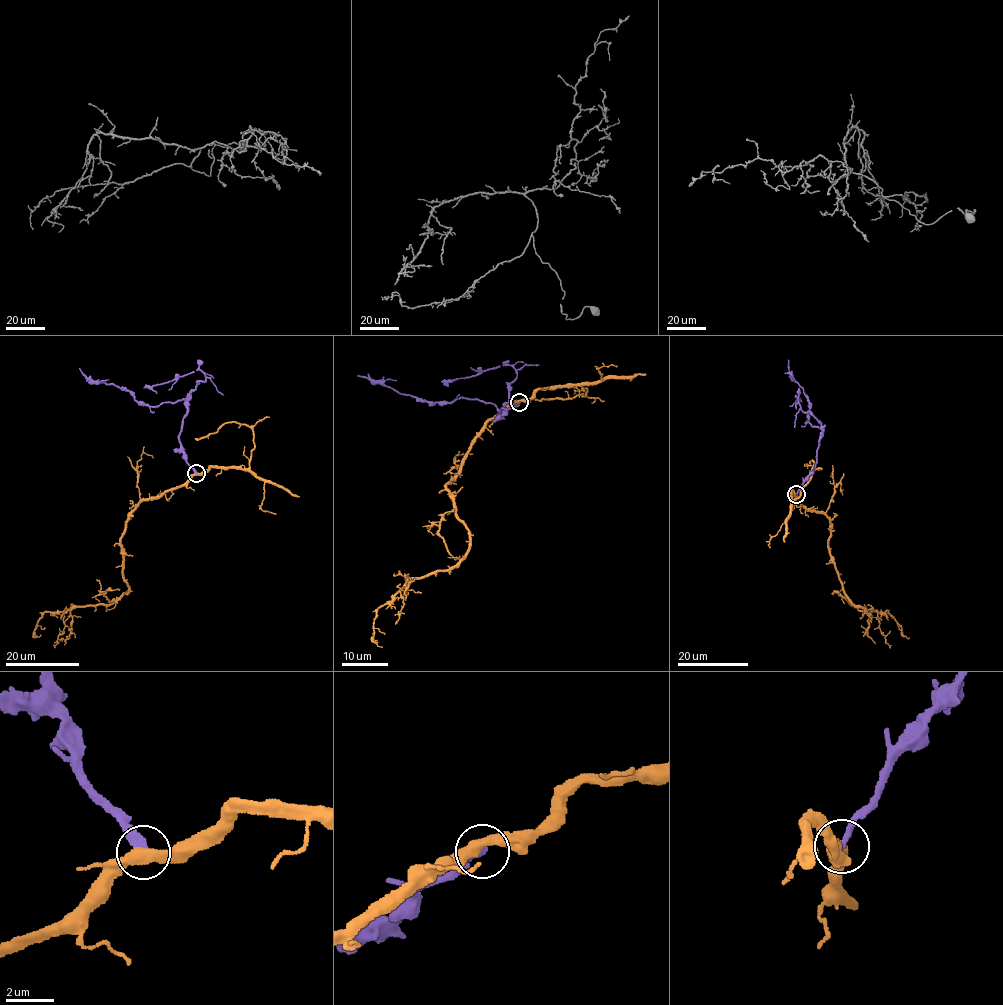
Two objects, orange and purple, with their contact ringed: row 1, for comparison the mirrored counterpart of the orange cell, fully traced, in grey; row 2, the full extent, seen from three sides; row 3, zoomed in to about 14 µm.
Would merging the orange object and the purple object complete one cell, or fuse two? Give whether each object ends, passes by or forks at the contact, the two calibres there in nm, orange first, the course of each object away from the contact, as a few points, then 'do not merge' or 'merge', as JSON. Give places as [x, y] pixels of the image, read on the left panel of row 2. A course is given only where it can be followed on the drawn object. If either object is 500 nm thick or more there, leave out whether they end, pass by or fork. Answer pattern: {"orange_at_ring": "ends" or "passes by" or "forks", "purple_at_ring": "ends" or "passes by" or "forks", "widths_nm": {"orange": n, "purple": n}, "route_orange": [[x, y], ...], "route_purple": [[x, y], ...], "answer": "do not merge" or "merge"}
{"orange_at_ring": "passes by", "purple_at_ring": "ends", "widths_nm": {"orange": 440, "purple": 340}, "route_orange": [[196, 473], [138, 503], [129, 518], [120, 538], [127, 592], [107, 605], [46, 611], [34, 635], [40, 635]], "route_purple": [[196, 473], [179, 442], [187, 410], [185, 400], [157, 406], [140, 404], [127, 391], [92, 381], [79, 368]], "answer": "do not merge"}

